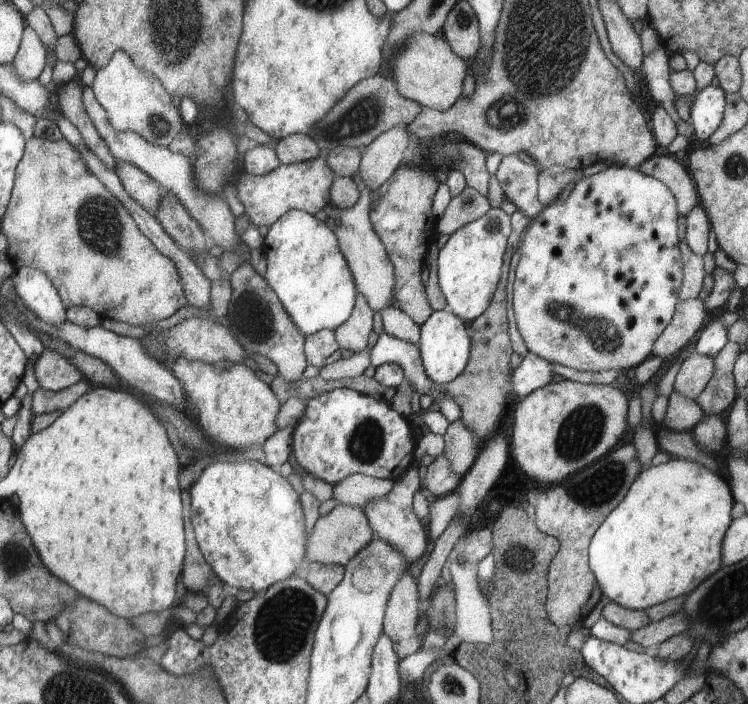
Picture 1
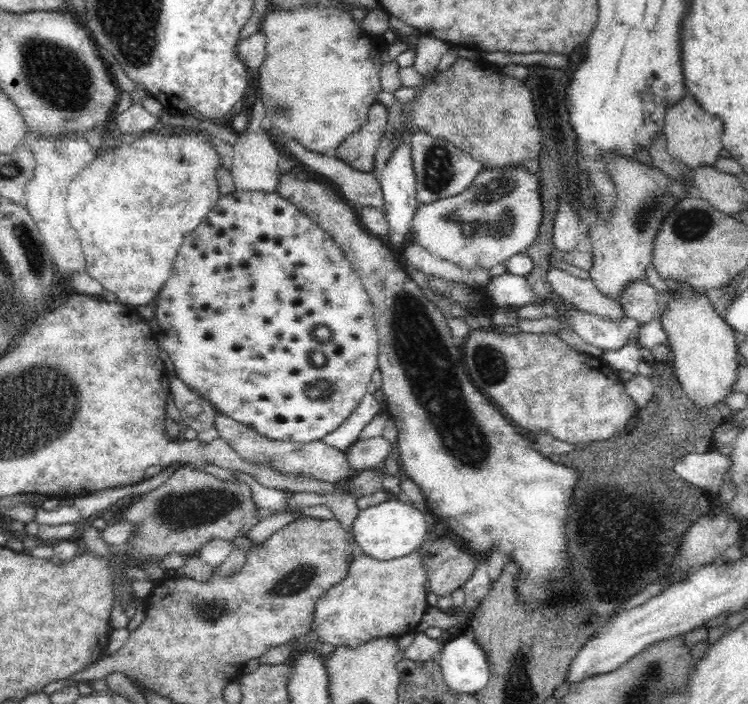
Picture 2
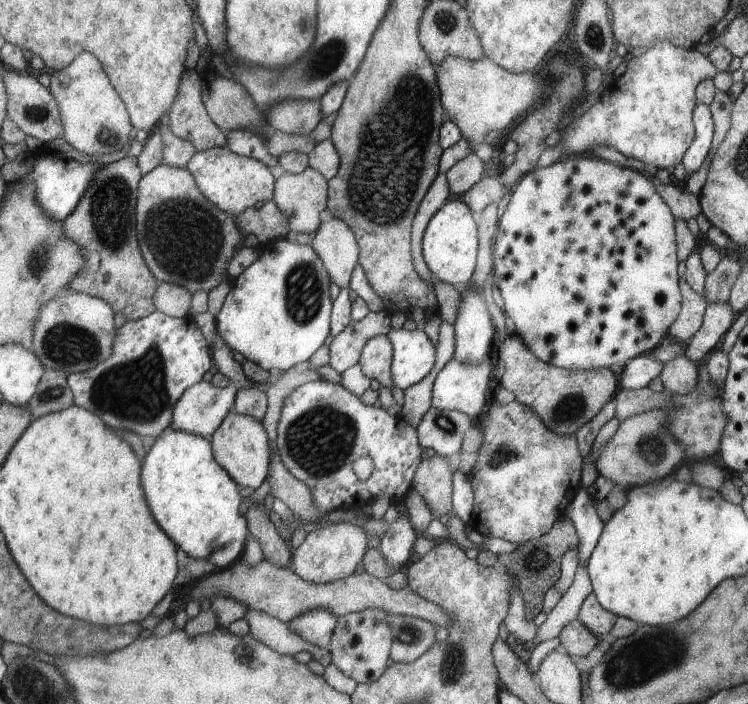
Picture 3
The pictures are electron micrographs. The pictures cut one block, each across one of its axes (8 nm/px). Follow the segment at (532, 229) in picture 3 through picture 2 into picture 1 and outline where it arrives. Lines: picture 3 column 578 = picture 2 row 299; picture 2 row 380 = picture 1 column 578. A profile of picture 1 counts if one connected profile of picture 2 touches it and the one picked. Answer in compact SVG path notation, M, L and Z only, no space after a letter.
M611 164L606 170L592 176L582 177L578 180L569 196L563 202L557 197L548 205L543 207L525 230L525 236L521 240L521 255L513 274L511 284L511 300L514 319L518 332L528 349L542 359L550 363L557 363L564 367L571 367L578 371L601 371L615 369L619 372L637 366L642 363L652 351L655 339L665 330L670 319L673 318L673 306L677 302L677 290L681 284L681 256L677 248L677 224L675 224L675 199L670 191L661 181L647 176L637 169L630 169L626 166Z

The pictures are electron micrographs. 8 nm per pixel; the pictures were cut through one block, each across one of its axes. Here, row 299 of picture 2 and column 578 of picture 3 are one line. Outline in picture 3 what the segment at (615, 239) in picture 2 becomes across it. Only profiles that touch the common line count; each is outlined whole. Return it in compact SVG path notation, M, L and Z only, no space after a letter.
M592 592L584 599L579 606L576 619L585 626L593 636L597 638L605 637L614 625L616 616L603 609L600 602Z

